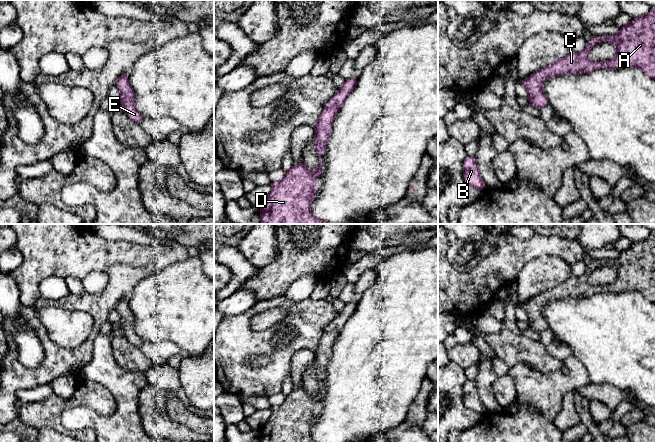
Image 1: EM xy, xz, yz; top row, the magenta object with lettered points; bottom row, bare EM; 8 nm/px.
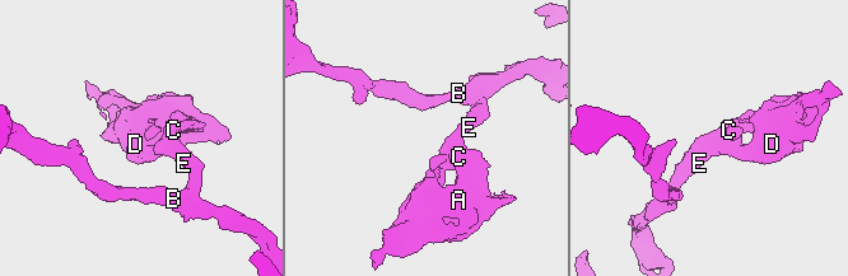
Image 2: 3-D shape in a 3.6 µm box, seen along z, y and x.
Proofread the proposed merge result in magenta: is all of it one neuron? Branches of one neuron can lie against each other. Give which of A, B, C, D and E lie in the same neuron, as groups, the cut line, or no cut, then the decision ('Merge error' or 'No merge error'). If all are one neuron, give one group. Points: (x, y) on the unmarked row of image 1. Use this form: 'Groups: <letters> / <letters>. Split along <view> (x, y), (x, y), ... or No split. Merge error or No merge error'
Groups: A B C D E. No split. No merge error

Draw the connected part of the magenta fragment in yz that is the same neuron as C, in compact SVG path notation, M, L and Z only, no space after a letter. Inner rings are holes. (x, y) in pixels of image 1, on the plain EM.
M651 232L643 241L633 242L629 248L620 252L617 259L593 261L583 275L571 276L565 282L519 305L528 313L529 328L541 333L547 329L547 321L542 314L547 303L563 297L582 298L599 292L623 291L641 292L646 299L655 303L655 232ZM604 264L617 270L617 278L607 285L590 285L590 274Z

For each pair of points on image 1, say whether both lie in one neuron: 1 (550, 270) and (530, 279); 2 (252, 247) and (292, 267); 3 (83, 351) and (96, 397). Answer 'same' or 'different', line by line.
1: same
2: different
3: different

